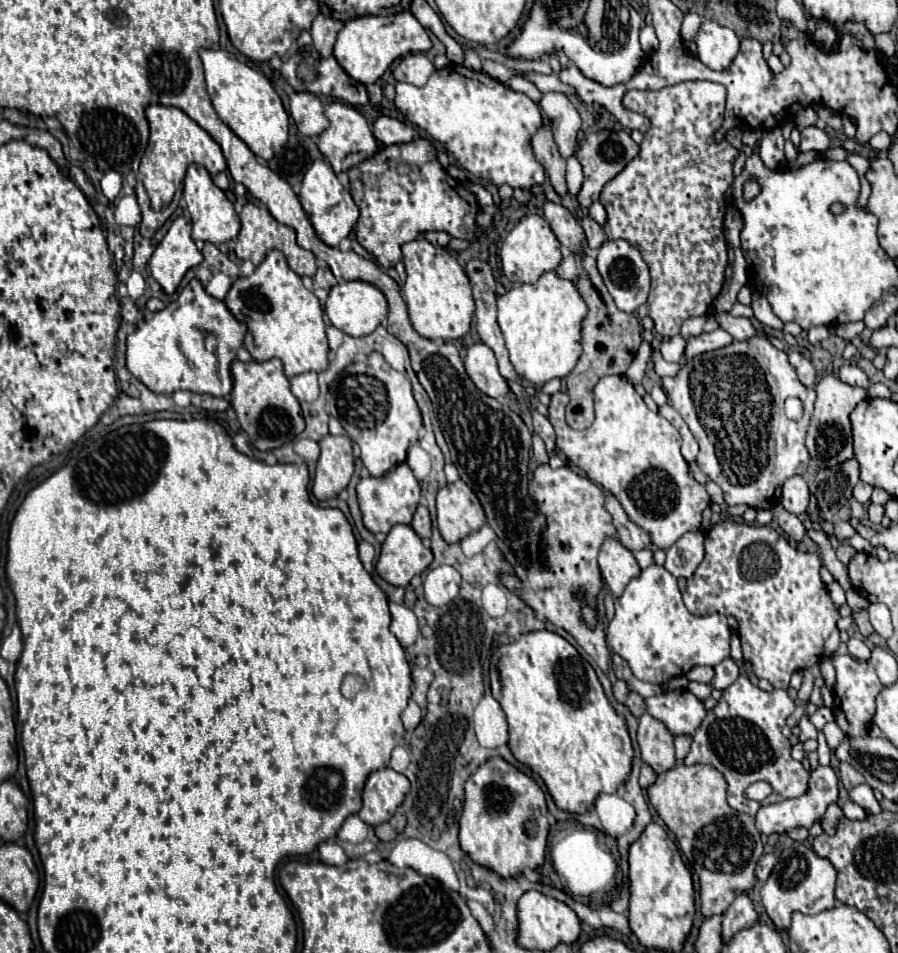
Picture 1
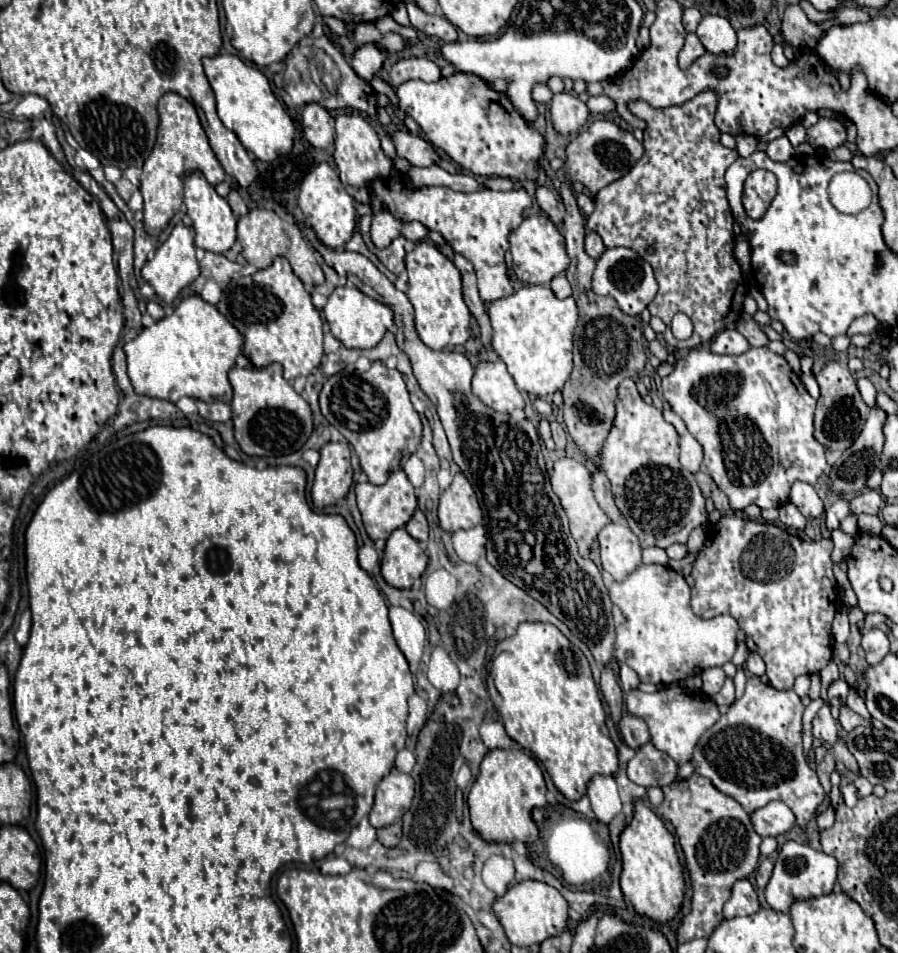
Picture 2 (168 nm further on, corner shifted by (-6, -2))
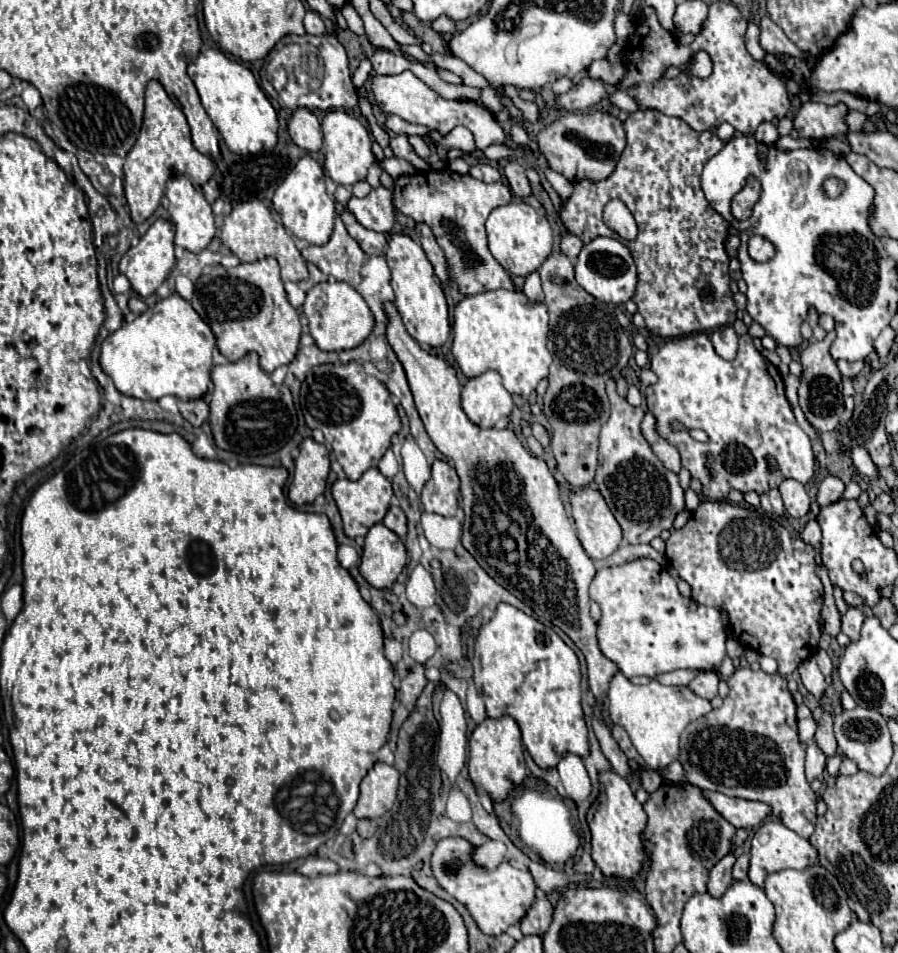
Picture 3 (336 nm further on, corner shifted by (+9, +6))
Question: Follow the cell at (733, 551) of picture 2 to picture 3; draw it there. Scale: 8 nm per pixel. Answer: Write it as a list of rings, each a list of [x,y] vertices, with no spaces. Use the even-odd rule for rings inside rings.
[[[703,500],[691,520],[681,530],[671,532],[665,556],[679,578],[691,586],[691,600],[725,612],[735,640],[745,648],[775,658],[781,676],[793,674],[799,664],[817,650],[821,636],[823,584],[815,574],[815,548],[803,542],[799,534],[789,532],[779,522],[773,526],[771,518],[761,518],[753,508]]]

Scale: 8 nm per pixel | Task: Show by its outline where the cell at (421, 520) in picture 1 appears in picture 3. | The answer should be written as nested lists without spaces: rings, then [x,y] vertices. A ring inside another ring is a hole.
[[[391,506],[389,512],[383,518],[383,524],[389,530],[393,530],[399,538],[405,540],[405,536],[407,536],[407,518],[405,518],[405,512],[401,510],[401,506]]]

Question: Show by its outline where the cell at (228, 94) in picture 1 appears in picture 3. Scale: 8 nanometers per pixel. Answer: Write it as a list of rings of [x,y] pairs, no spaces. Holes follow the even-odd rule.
[[[205,48],[189,64],[187,72],[199,90],[213,126],[219,130],[231,152],[257,154],[277,144],[277,114],[247,66],[225,56],[219,48]]]

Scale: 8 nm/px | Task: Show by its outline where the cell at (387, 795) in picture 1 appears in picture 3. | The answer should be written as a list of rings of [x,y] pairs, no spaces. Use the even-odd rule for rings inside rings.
[[[375,762],[375,766],[367,772],[367,776],[361,782],[361,794],[353,814],[357,818],[383,816],[397,800],[397,788],[399,772],[389,764]]]

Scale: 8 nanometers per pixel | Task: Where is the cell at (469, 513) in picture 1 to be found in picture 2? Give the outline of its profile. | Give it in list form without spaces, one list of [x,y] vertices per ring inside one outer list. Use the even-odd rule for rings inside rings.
[[[456,474],[450,488],[440,494],[438,504],[440,526],[446,532],[456,532],[456,528],[474,528],[482,522],[482,510],[474,494],[472,484],[464,474]]]

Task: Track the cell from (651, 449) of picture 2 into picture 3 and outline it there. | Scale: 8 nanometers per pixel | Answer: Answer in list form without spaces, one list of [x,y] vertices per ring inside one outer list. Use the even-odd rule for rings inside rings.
[[[609,380],[607,396],[611,402],[611,416],[599,434],[599,468],[595,474],[595,484],[623,528],[623,538],[629,544],[637,544],[639,534],[651,526],[659,526],[667,518],[675,518],[685,508],[685,492],[679,486],[679,476],[669,472],[661,460],[657,460],[645,436],[641,436],[641,420],[645,412],[631,406],[617,394],[615,380]]]

